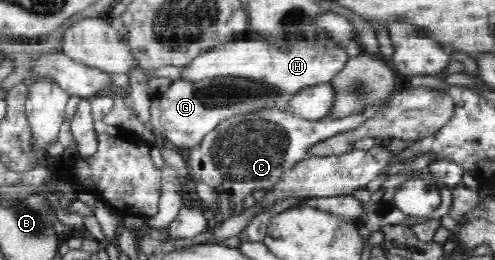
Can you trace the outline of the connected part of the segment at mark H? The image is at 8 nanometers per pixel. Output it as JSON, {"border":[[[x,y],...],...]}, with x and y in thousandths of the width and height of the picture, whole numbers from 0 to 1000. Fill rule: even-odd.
{"border":[[[499,131],[495,142],[473,150],[394,215],[390,235],[370,254],[366,308],[378,312],[378,319],[400,319],[402,308],[463,296],[527,319],[564,350],[568,365],[592,369],[616,338],[673,312],[673,300],[693,273],[695,250],[705,231],[707,219],[701,212],[697,181],[691,169],[683,173],[673,154],[657,165],[616,154],[604,169],[592,169],[592,177],[549,177],[535,150],[527,154],[519,131]]]}

